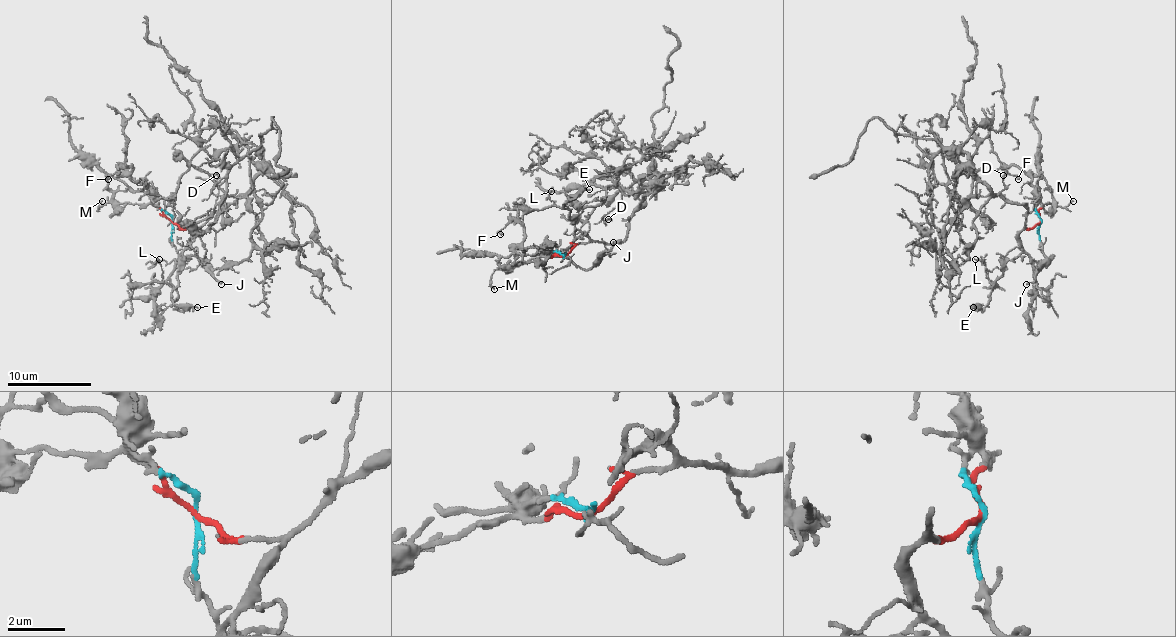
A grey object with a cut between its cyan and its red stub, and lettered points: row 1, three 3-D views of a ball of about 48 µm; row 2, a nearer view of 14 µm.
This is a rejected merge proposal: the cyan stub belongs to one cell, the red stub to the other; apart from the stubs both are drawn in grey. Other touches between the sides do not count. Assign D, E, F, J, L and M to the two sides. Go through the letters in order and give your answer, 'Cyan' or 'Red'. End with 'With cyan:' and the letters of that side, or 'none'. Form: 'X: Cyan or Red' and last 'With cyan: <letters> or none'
D: Red
E: Red
F: Red
J: Cyan
L: Red
M: Red
With cyan: J

